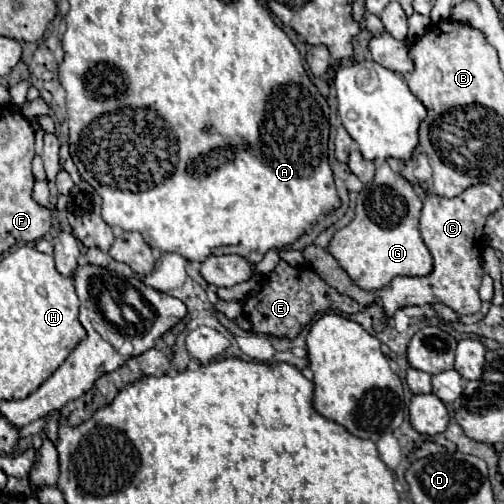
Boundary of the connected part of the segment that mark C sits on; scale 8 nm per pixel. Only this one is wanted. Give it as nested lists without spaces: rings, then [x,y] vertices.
[[[477,184],[467,188],[455,198],[429,196],[421,210],[421,236],[425,246],[433,256],[433,272],[429,276],[395,276],[391,284],[379,290],[379,300],[387,316],[393,316],[397,308],[417,304],[435,304],[441,302],[455,310],[457,314],[475,314],[481,308],[479,286],[483,278],[481,252],[483,228],[487,216],[497,212],[503,206],[501,196],[489,184]]]

